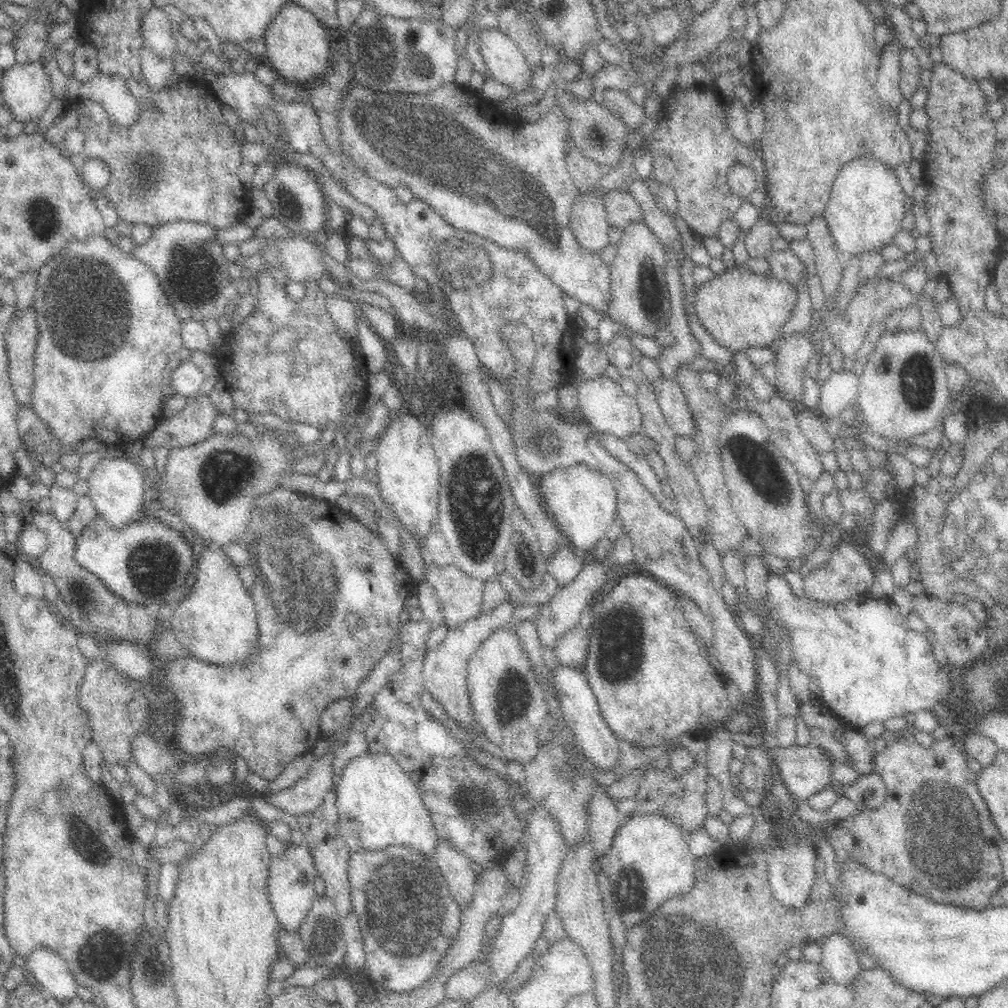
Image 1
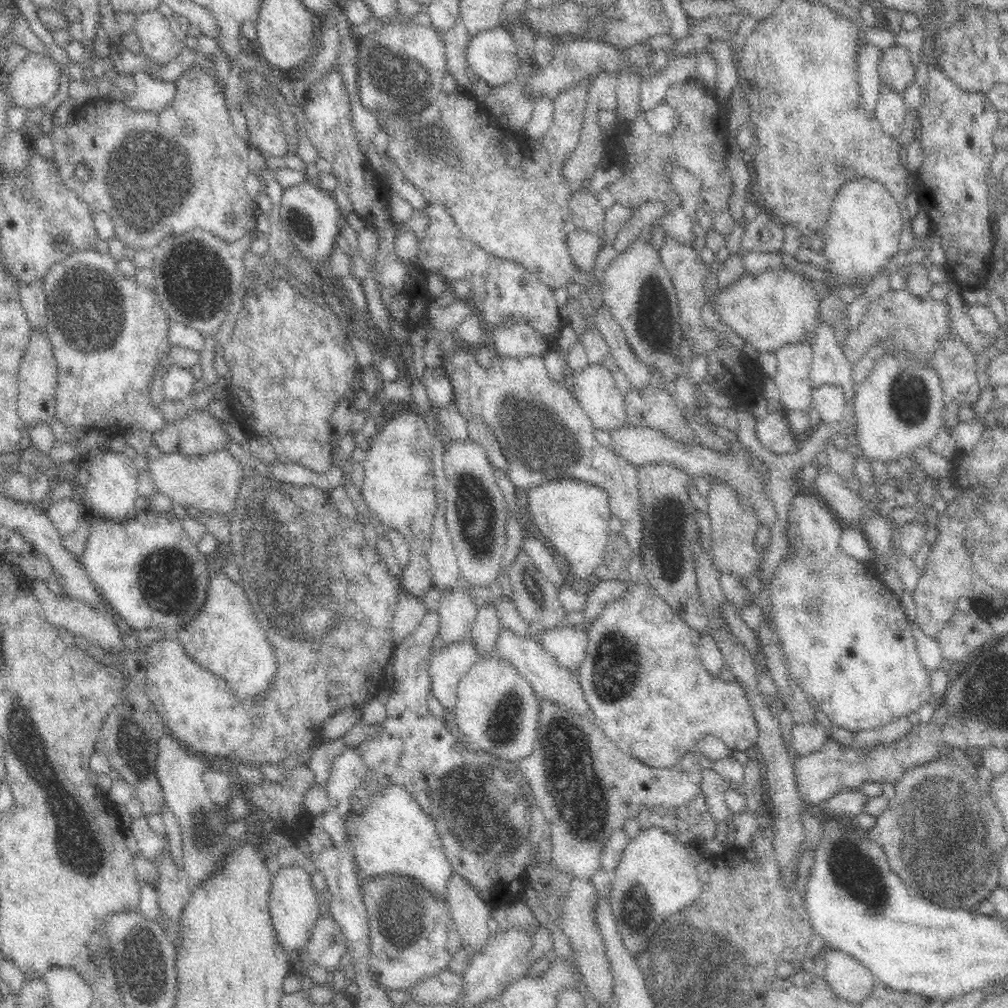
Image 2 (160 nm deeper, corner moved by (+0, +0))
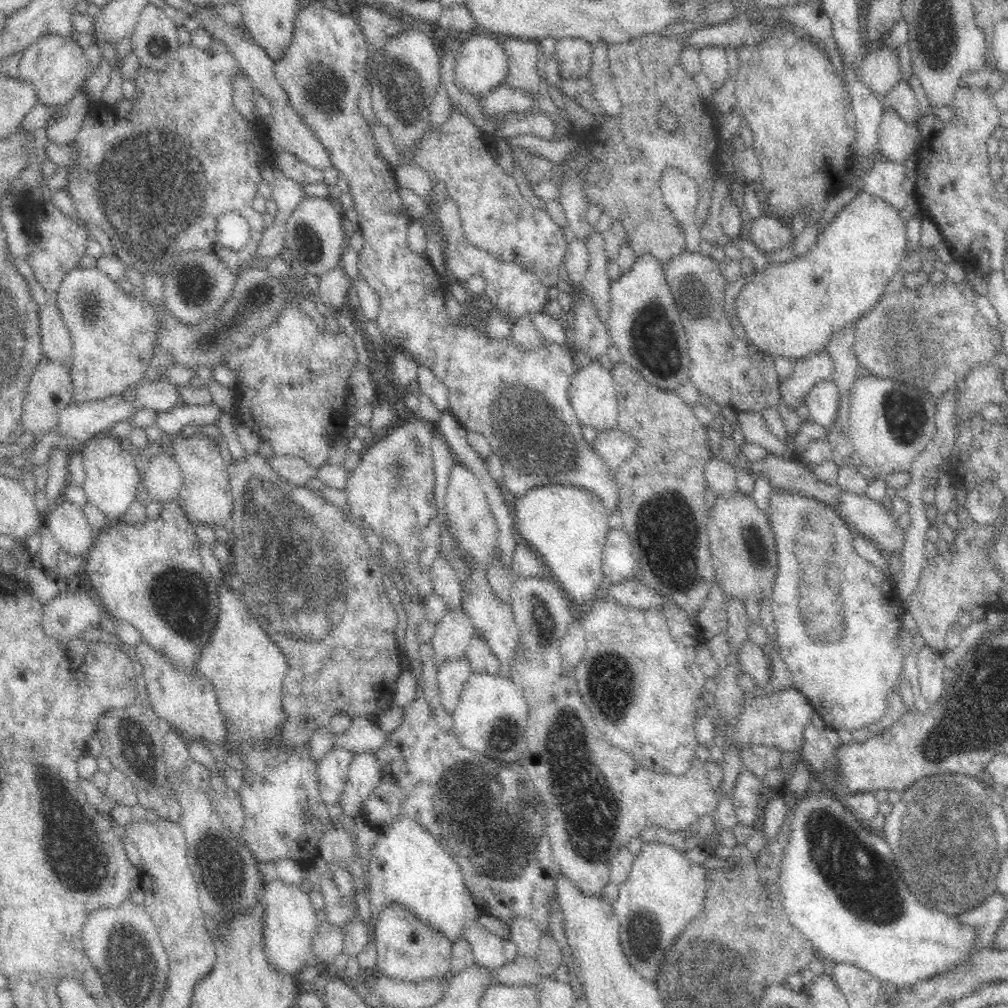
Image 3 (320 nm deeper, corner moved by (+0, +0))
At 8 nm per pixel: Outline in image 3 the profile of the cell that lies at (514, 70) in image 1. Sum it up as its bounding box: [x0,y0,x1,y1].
[453,35,506,97]

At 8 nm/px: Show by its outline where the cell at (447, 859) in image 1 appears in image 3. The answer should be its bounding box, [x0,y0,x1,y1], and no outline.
[463,919,509,971]

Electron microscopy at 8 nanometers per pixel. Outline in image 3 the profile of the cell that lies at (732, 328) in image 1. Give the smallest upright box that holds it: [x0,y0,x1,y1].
[734,194,907,361]

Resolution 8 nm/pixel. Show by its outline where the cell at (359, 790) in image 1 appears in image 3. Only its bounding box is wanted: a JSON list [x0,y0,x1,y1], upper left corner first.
[370,817,481,945]

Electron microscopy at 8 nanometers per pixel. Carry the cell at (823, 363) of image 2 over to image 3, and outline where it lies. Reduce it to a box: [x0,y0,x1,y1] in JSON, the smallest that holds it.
[779,349,832,411]

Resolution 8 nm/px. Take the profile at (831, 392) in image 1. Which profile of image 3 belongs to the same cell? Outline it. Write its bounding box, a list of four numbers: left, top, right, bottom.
[804,380,839,430]

